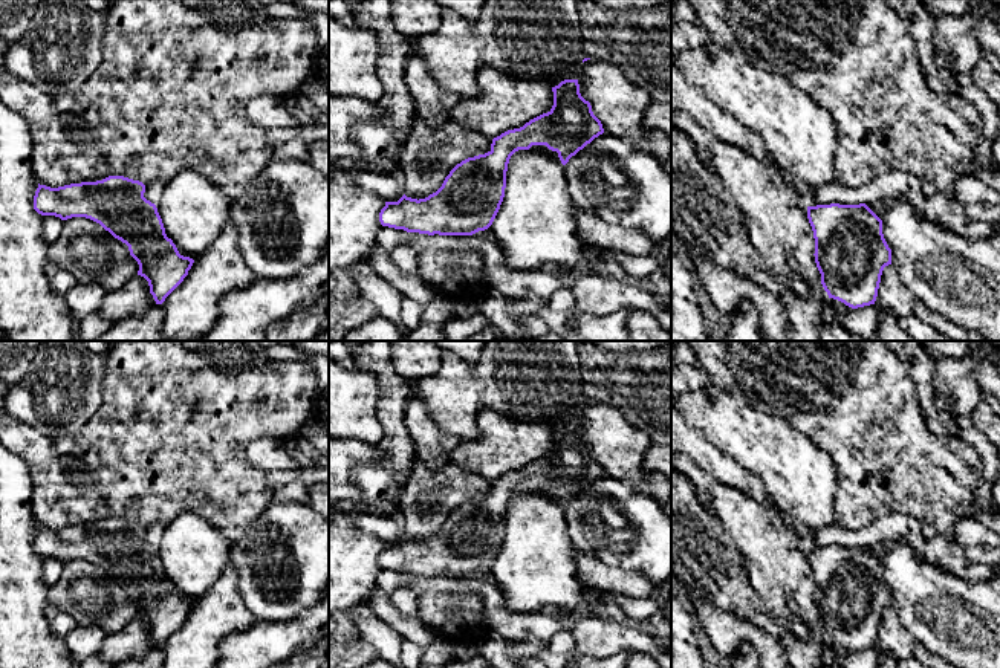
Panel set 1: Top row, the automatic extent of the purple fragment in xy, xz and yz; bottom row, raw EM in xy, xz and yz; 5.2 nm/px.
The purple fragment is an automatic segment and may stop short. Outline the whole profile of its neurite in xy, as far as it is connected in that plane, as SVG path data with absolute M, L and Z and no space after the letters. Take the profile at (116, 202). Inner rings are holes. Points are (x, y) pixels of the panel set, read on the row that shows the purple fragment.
M124 176L58 188L38 183L34 209L61 220L86 217L99 223L128 246L139 264L138 275L148 281L156 304L162 304L188 275L194 260L179 254L165 234L156 205L144 193L142 182Z

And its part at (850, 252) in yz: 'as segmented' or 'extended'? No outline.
as segmented

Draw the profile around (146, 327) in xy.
M161 304L151 306L144 315L115 321L95 341L161 341L164 312Z

